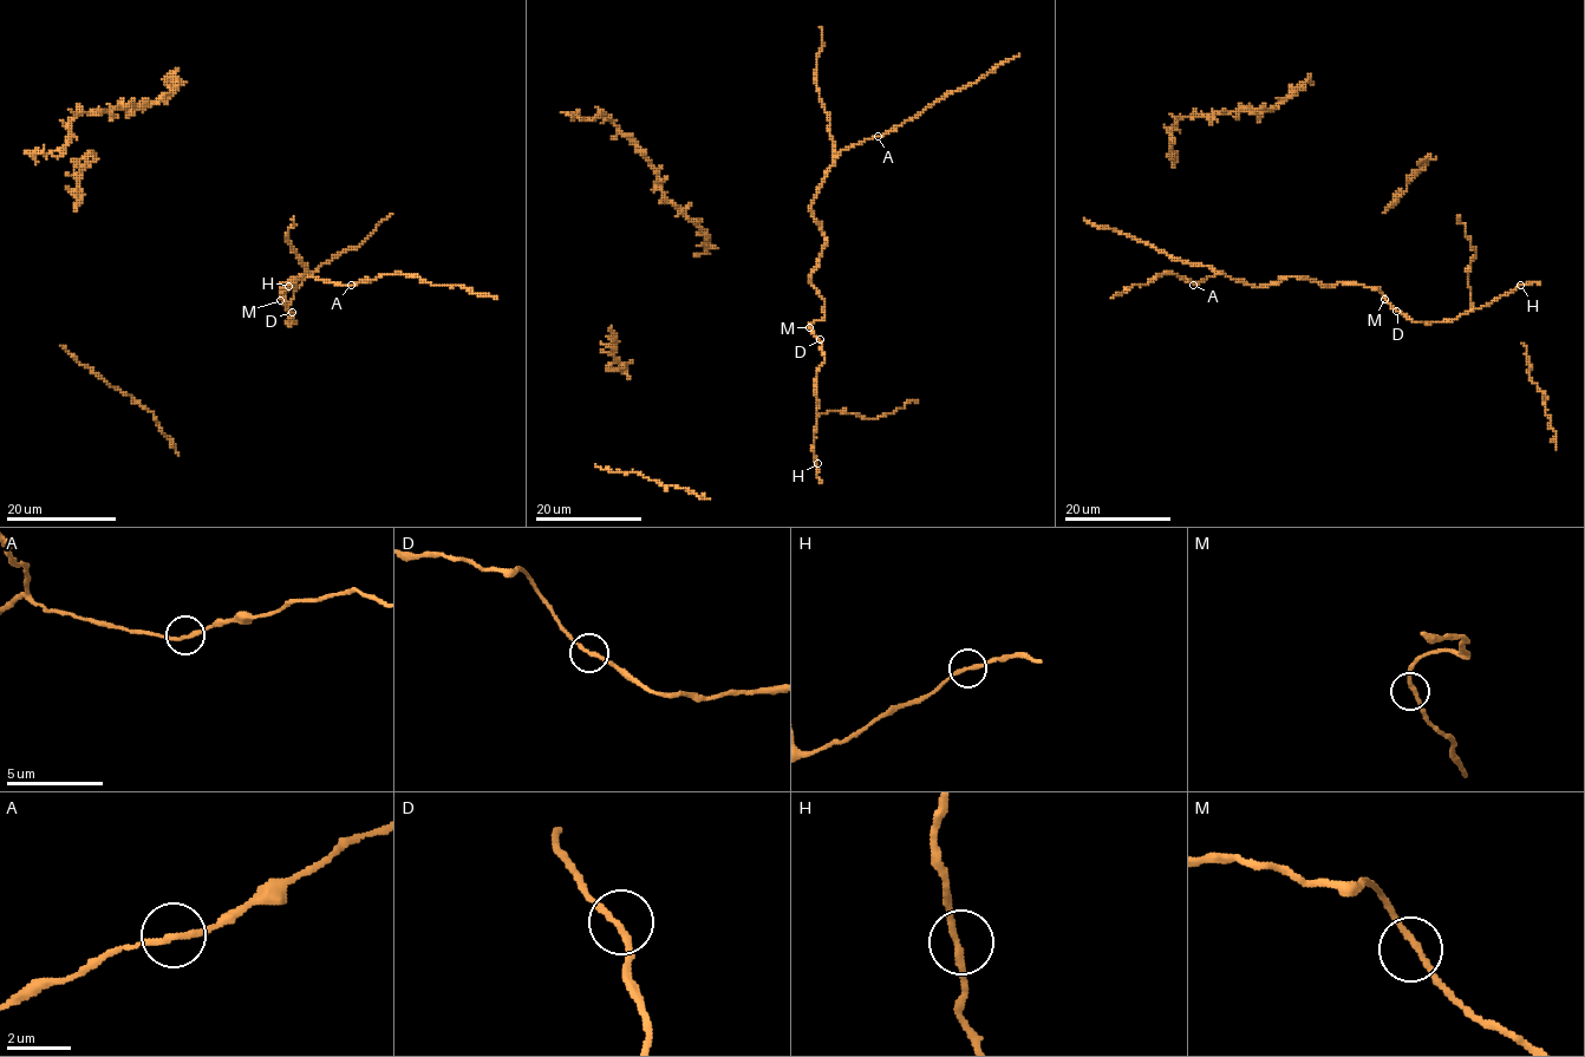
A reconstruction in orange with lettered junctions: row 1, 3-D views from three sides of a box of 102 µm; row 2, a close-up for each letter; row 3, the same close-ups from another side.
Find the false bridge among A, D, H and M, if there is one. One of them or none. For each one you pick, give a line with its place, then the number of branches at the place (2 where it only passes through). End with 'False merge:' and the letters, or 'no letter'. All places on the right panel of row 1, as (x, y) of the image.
False merge: no letter

